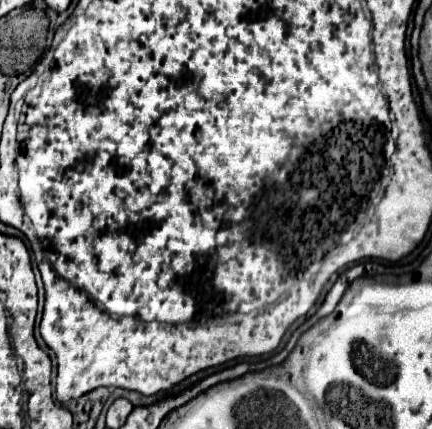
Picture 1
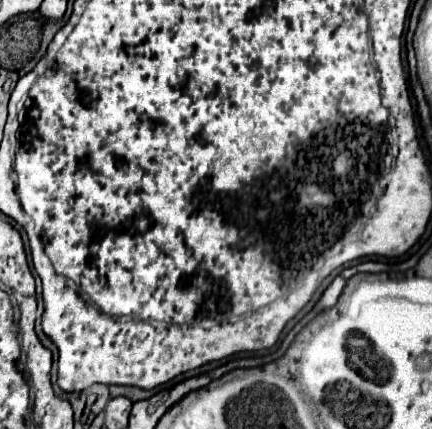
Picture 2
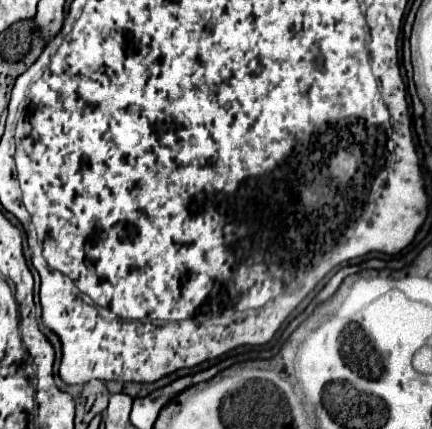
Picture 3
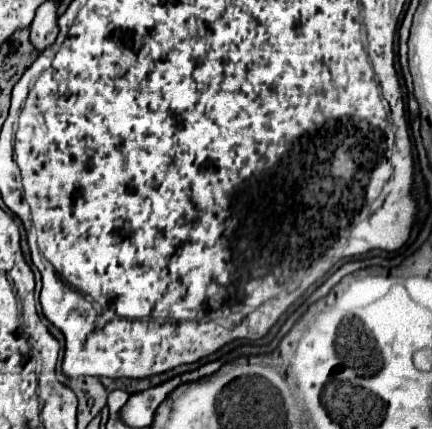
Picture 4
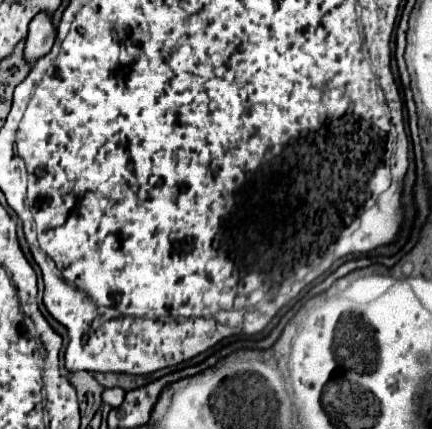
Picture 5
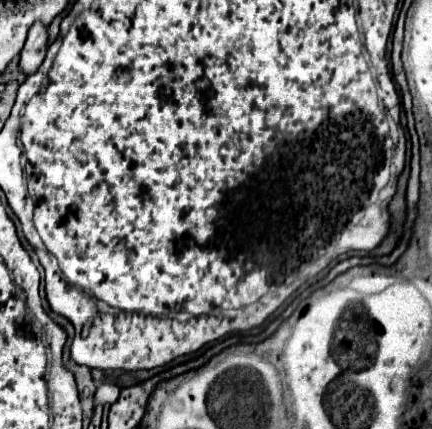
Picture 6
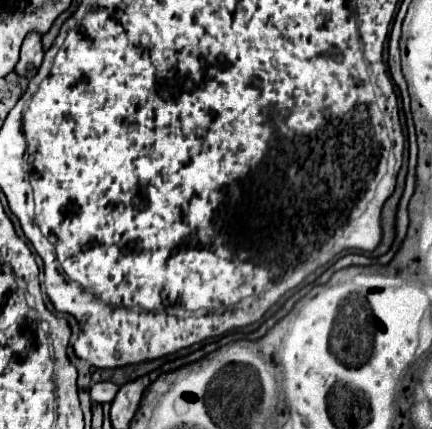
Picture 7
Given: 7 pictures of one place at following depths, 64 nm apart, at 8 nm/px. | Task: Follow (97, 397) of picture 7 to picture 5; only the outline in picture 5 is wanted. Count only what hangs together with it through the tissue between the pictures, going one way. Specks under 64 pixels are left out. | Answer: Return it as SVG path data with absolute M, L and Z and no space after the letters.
M110 388L110 390L104 390L104 402L106 404L110 404L112 408L118 408L120 404L122 404L122 400L124 400L124 396L126 396L126 392L122 390L122 388Z

